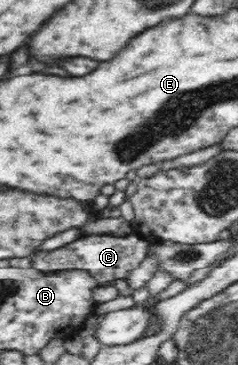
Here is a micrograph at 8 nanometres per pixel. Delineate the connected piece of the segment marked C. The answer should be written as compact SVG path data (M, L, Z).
M134 231L124 236L91 235L79 236L73 242L49 252L37 252L30 255L31 263L41 272L59 272L59 270L89 271L99 286L110 284L113 280L127 279L129 272L139 268L148 256L149 240Z

